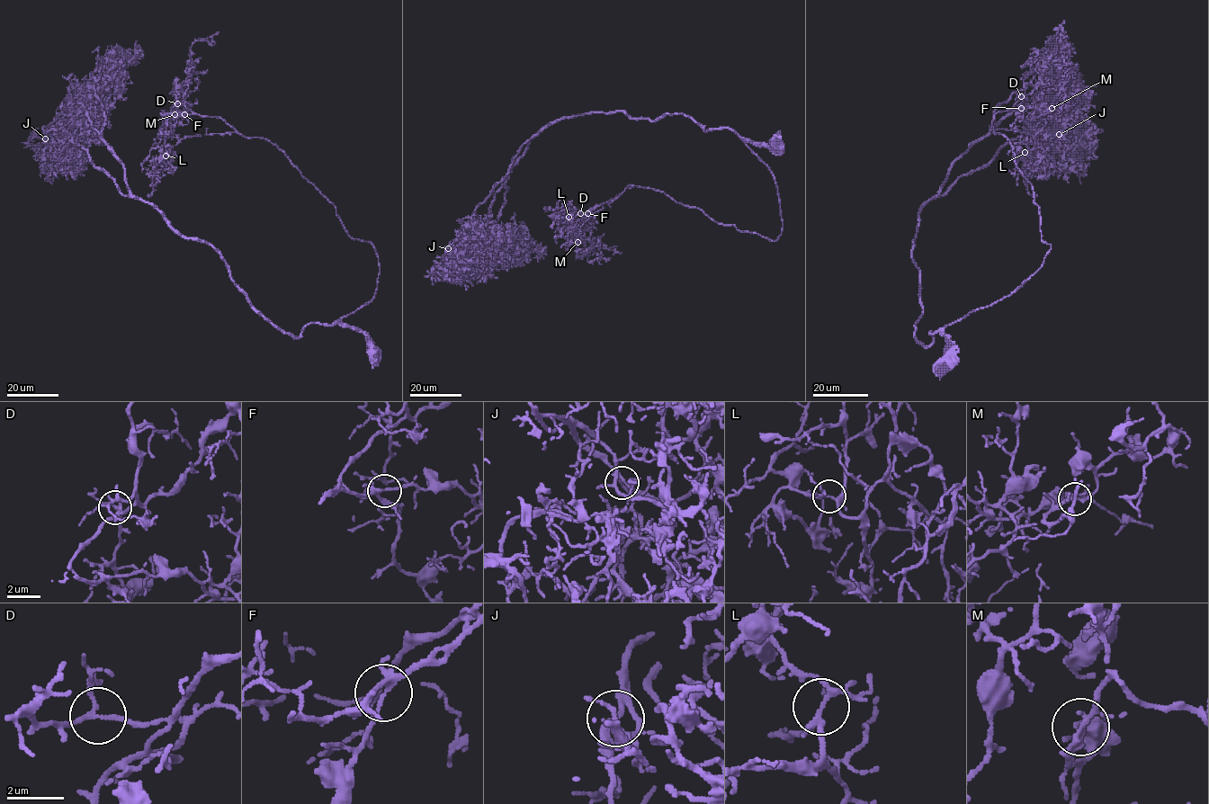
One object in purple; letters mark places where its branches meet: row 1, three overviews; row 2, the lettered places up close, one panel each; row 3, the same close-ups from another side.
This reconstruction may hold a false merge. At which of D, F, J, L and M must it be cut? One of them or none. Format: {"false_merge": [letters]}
{"false_merge": []}

